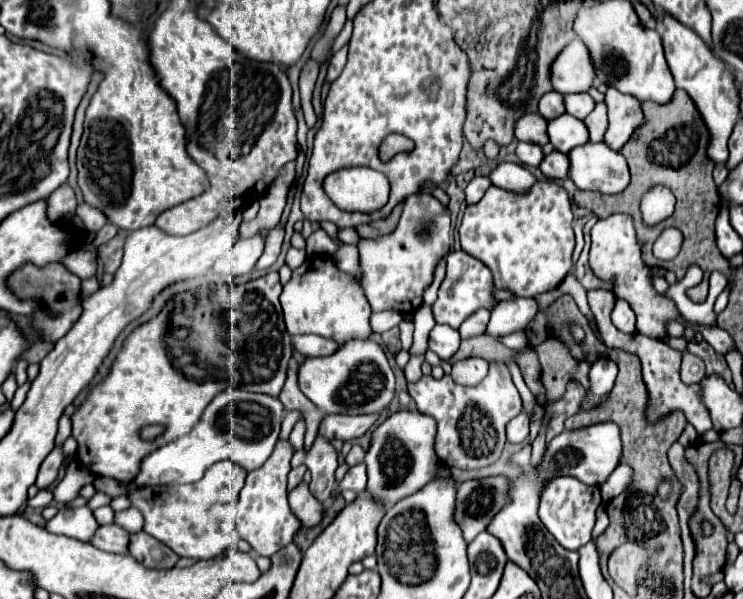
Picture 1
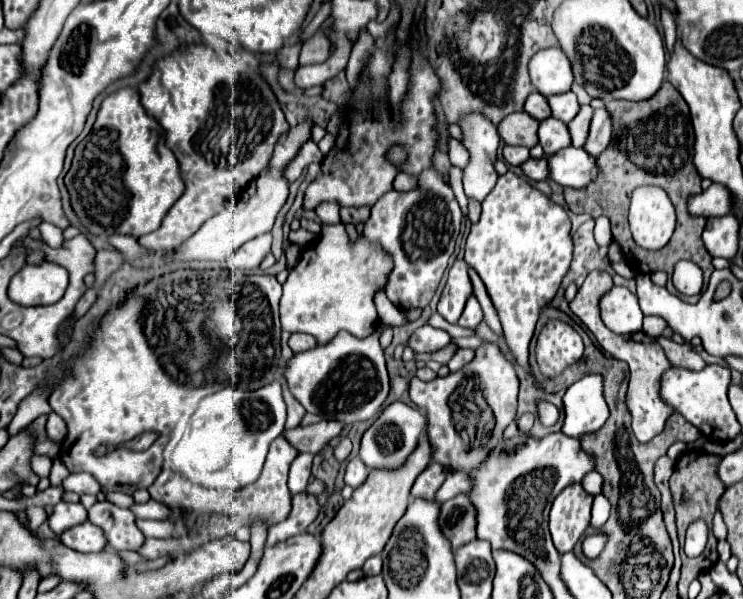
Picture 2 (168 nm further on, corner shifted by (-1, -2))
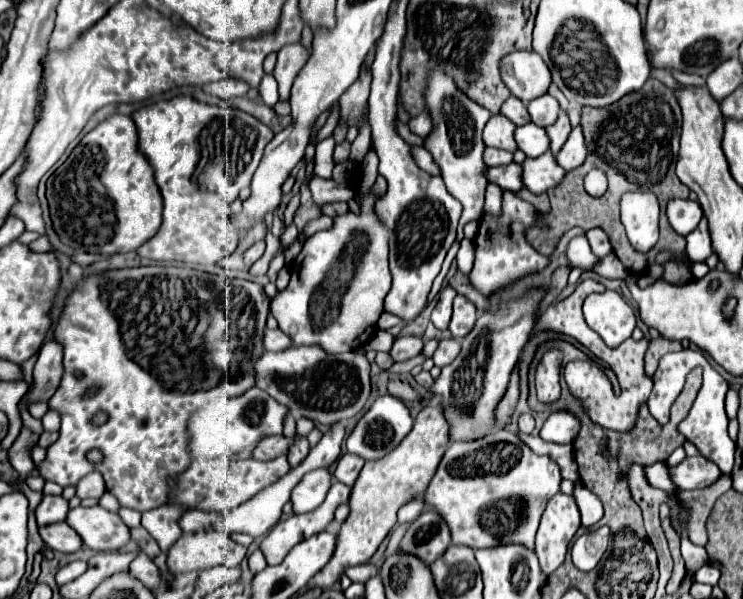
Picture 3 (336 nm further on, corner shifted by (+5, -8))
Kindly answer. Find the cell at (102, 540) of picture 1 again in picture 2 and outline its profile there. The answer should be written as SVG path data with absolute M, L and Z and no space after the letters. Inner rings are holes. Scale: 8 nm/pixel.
M84 522L78 524L76 528L68 528L68 532L62 532L58 538L64 546L76 552L102 552L106 546L104 534L92 522Z

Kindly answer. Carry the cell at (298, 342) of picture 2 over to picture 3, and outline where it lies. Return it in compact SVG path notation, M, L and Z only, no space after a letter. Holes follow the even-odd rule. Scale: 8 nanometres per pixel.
M268 328L264 342L266 342L266 350L274 350L274 352L282 352L292 346L292 340L282 330L268 330Z

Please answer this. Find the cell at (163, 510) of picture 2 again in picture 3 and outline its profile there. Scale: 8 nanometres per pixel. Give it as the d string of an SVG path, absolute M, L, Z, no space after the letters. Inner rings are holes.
M192 510L180 516L178 526L182 528L182 532L196 532L202 530L204 526L208 526L210 522L216 522L218 518L222 518L220 514L200 514L200 510Z

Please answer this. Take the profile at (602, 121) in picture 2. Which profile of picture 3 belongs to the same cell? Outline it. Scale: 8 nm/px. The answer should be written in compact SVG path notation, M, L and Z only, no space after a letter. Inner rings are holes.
M576 126L566 142L566 146L562 146L562 150L558 152L558 164L564 170L574 170L578 168L588 156L588 148L584 142L584 134L582 134L582 126Z

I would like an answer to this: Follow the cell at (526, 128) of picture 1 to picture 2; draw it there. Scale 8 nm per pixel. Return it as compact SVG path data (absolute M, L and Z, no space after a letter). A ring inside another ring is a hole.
M512 112L498 124L498 134L506 144L532 148L538 144L538 120L526 112Z

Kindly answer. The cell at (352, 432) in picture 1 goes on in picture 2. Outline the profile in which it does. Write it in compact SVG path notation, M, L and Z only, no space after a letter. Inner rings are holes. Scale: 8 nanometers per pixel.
M322 420L312 426L296 426L292 430L284 430L284 438L298 450L298 452L312 452L318 454L326 442L334 436L340 436L344 424L334 420Z

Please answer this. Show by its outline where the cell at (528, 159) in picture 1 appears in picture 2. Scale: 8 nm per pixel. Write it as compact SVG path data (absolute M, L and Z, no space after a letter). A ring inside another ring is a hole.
M504 146L502 148L502 156L508 164L512 166L520 166L524 160L530 158L530 150L524 146Z

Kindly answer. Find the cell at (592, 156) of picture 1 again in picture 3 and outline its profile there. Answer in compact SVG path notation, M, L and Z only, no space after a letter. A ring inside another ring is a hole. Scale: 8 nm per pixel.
M546 152L538 158L526 158L522 168L524 168L524 174L522 174L524 186L534 194L542 194L558 186L566 176L566 170L558 166L558 160L552 152Z

